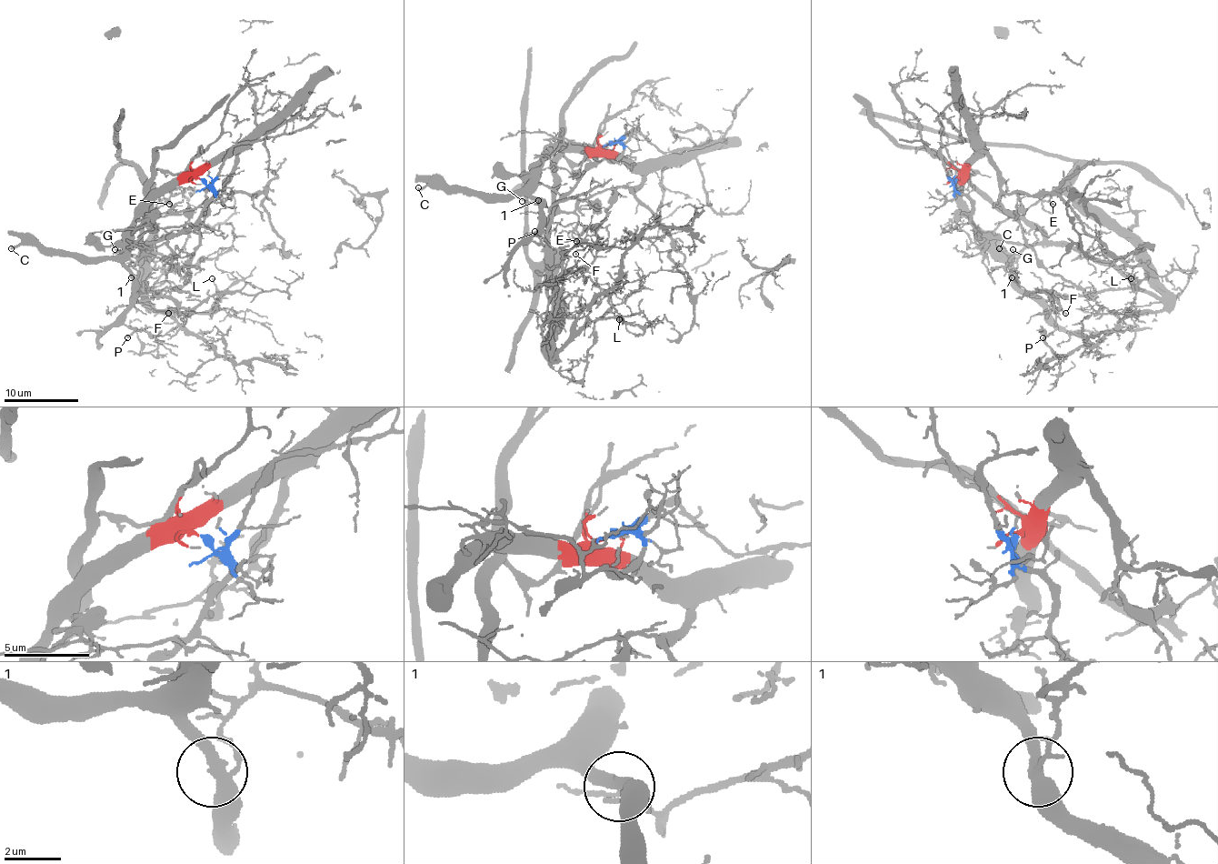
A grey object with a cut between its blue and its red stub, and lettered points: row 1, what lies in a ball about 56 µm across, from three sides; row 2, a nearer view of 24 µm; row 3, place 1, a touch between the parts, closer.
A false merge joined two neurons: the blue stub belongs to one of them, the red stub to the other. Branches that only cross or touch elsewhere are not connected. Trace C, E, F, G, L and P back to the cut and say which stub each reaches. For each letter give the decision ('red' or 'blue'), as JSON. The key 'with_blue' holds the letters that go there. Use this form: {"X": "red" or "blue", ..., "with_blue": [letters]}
{"C": "red", "E": "blue", "F": "blue", "G": "blue", "L": "blue", "P": "red", "with_blue": ["E", "F", "G", "L"]}

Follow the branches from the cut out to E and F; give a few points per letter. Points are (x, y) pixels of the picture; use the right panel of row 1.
E: (955, 179), (953, 186), (971, 201), (973, 226), (1019, 245), (1043, 238), (1024, 213), (1040, 201), (1053, 203)
F: (955, 179), (982, 233), (1019, 245), (1073, 245), (1109, 261), (1132, 286), (1061, 295), (1054, 300), (1066, 314)

